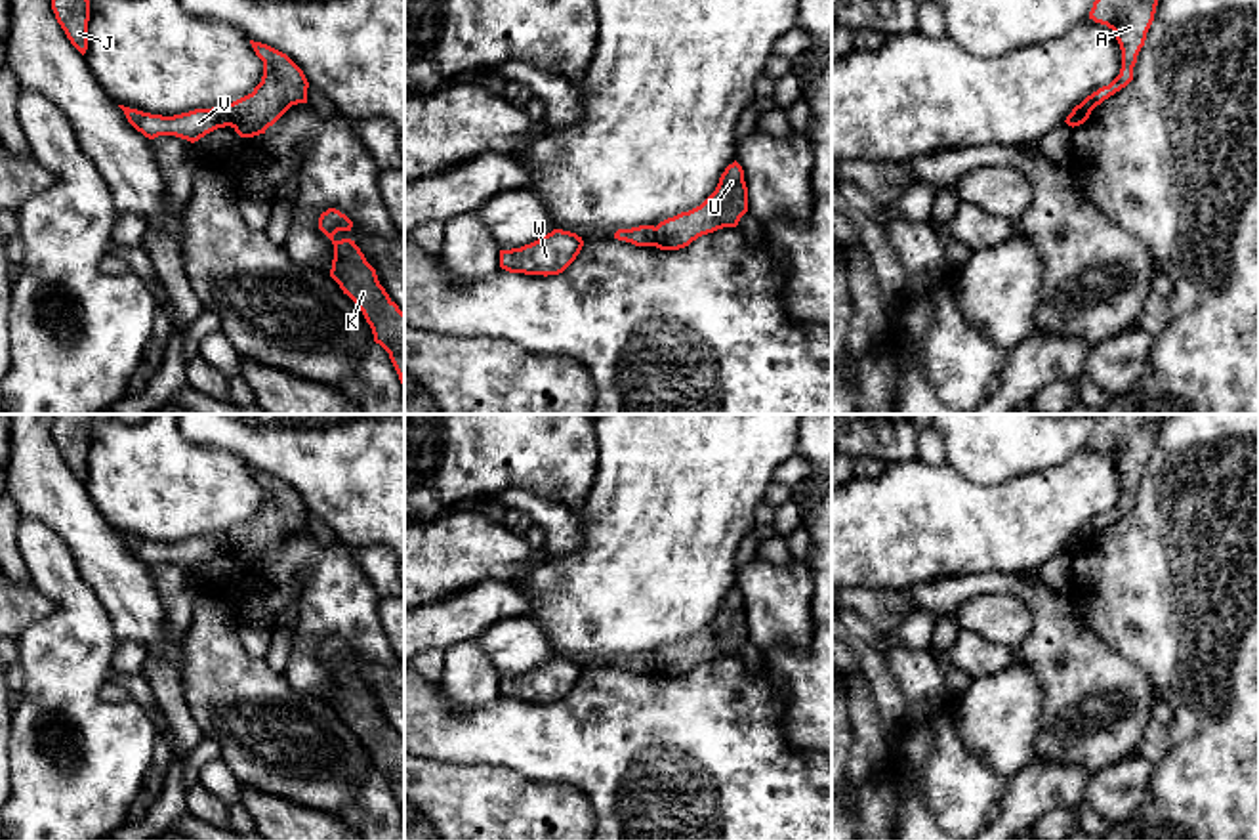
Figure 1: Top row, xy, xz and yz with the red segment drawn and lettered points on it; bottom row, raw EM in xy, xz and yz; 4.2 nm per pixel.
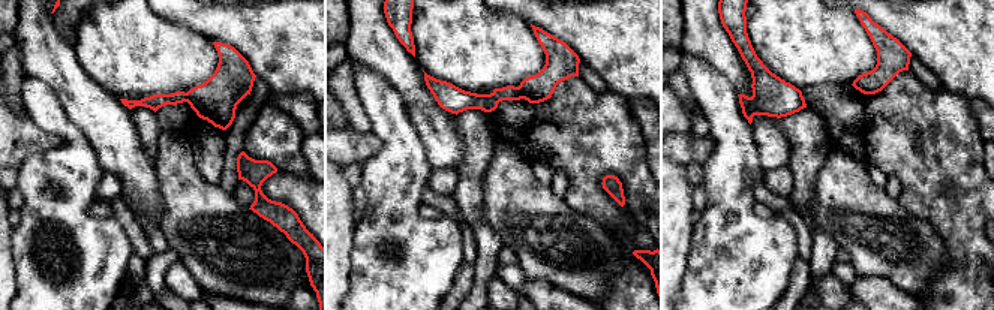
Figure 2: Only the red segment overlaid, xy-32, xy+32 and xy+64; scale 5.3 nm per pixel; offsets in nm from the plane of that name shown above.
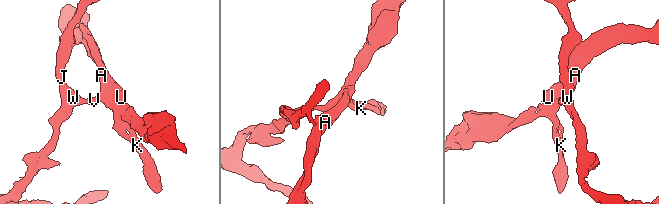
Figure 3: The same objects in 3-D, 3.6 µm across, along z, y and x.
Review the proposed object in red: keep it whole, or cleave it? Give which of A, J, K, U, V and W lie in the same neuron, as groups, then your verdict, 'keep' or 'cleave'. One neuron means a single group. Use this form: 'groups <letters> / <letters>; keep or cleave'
groups A K U / J V W; cleave

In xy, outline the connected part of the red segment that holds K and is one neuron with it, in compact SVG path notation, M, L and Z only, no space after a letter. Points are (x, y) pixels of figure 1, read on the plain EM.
M328 636L319 645L319 657L334 672L330 704L362 739L374 769L389 781L404 819L404 741L380 712L376 697L366 689L355 668L334 666L338 659L351 659L351 655L353 649L336 636Z

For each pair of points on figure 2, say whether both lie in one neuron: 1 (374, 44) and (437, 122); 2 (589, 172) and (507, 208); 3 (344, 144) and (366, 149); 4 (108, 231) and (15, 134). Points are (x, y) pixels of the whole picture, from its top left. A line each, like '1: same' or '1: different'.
1: same
2: different
3: same
4: different

